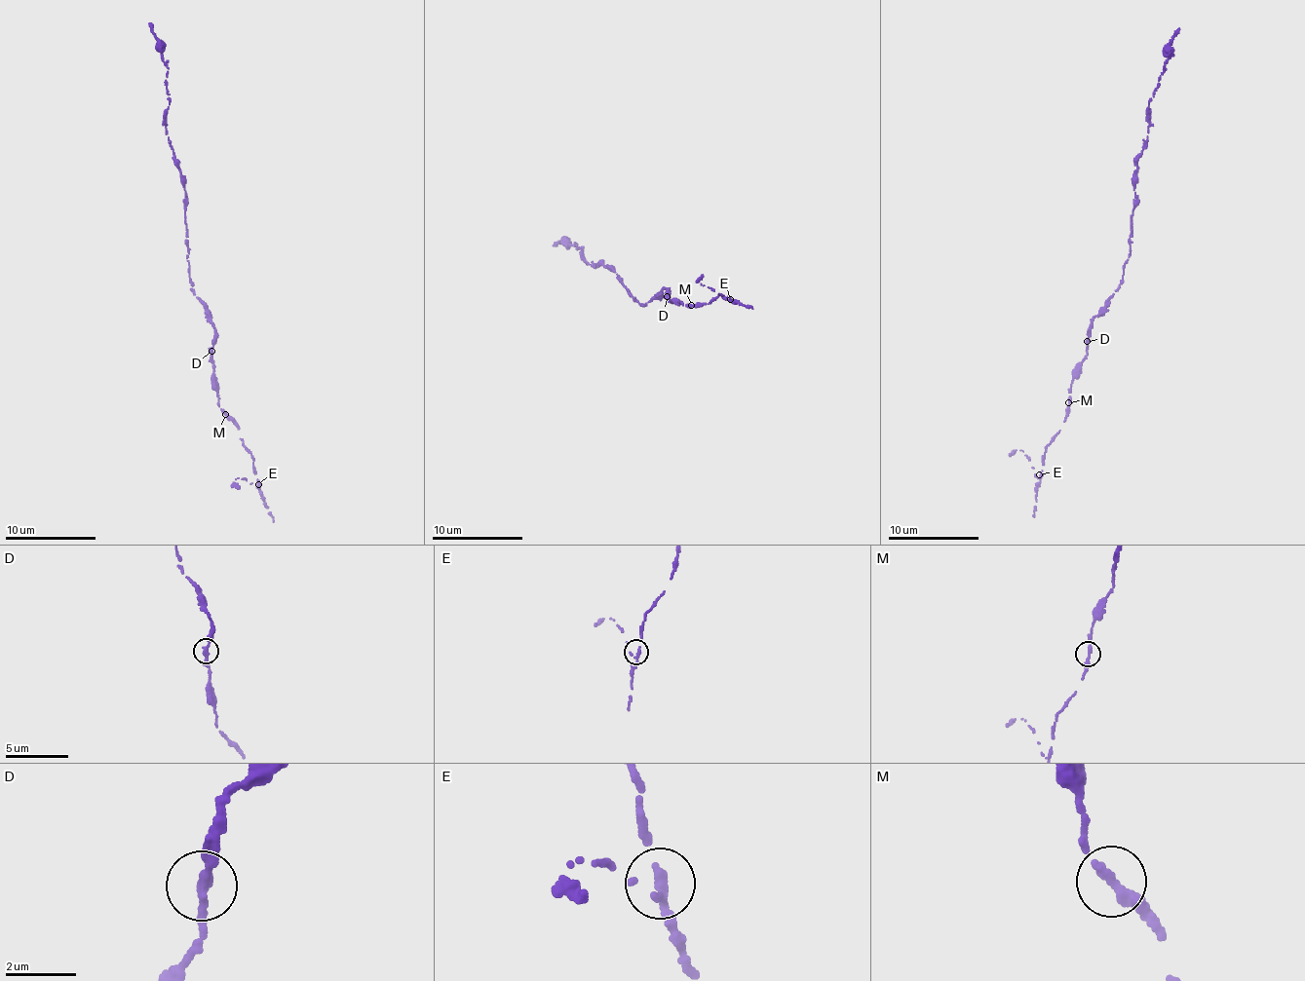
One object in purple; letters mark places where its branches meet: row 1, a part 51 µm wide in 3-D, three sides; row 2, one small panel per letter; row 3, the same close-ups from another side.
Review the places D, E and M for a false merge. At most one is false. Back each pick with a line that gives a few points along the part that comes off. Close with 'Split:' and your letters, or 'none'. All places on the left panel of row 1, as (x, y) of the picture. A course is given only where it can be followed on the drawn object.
Split: none

